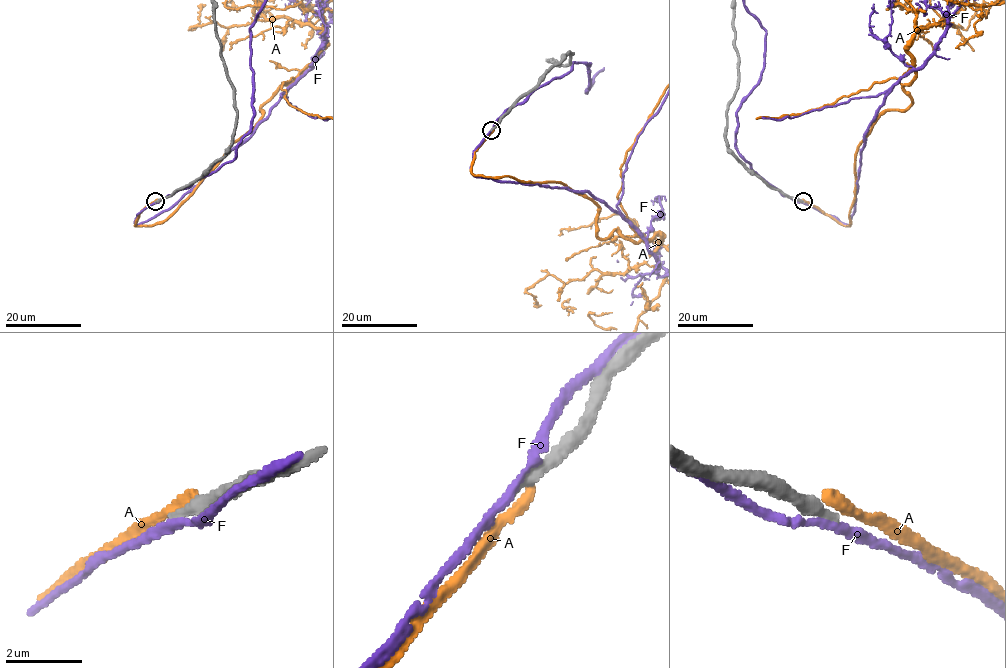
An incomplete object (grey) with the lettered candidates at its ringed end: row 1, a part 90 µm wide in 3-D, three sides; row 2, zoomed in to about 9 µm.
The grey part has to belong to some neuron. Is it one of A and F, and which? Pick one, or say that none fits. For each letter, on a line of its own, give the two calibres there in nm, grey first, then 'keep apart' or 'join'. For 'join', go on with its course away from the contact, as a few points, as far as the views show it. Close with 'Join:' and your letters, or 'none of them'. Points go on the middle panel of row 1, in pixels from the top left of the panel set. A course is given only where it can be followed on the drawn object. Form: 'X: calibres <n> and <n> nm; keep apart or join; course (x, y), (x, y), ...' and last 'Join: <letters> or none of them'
A: calibres 400 and 300 nm; keep apart
F: calibres 400 and 200 nm; keep apart
Join: none of them

